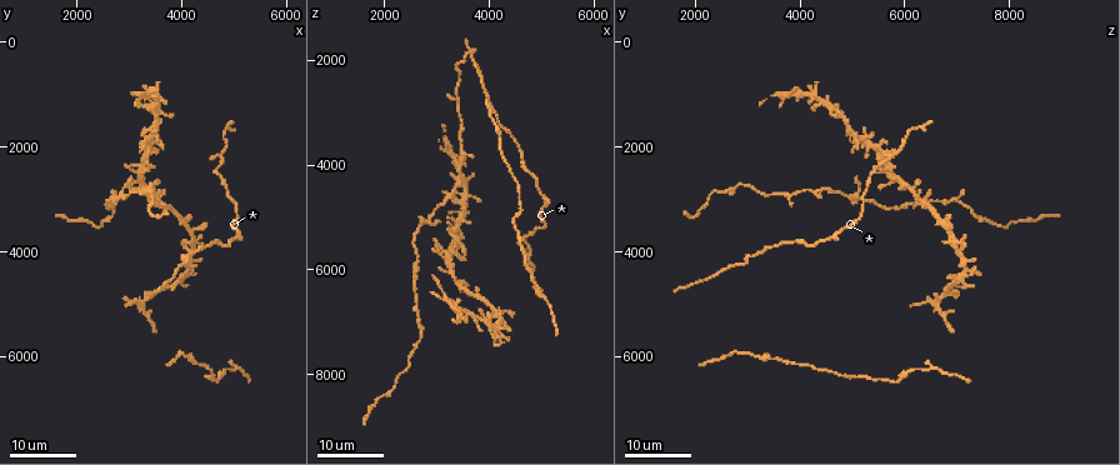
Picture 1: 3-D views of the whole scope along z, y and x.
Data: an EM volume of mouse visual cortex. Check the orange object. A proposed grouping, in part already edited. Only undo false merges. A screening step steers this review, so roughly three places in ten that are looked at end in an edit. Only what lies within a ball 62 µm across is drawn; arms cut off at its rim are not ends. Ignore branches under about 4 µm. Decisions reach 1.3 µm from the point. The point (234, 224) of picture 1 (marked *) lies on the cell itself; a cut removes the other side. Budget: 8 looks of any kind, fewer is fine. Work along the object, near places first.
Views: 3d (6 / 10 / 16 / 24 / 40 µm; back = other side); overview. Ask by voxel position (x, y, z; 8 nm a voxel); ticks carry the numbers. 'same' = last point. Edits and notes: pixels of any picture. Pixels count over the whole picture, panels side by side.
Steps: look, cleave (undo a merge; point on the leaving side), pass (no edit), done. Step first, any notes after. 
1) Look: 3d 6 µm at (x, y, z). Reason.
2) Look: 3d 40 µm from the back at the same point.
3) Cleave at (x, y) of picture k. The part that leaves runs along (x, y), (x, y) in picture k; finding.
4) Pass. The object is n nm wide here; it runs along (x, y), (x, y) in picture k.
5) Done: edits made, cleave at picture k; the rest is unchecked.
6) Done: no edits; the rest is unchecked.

Look: 3d 16 µm at (3200, 5000, 6600). Two arms at a narrow angle.

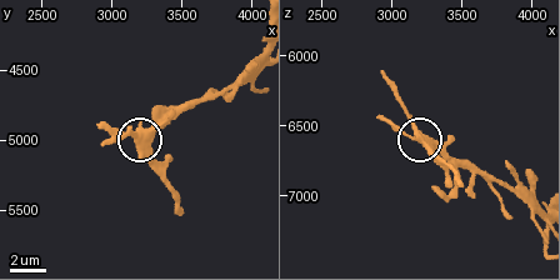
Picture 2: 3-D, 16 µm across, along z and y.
Look: 3d 10 µm at (3160, 5020, 6560). Closer look.

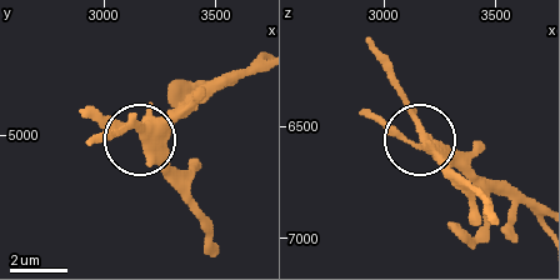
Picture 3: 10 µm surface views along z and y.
Pass. It runs along (256, 61), (184, 96), (144, 138), (131, 125), (100, 133) in picture 3; continuous, no second cell.

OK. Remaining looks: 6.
Look: 3d 16 µm at (4750, 2200, 5800). A fork.

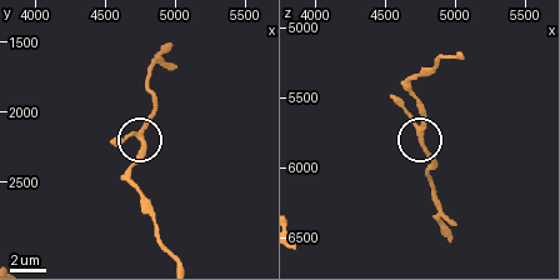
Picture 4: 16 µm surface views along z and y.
Look: 3d 6 µm at (4740, 2160, 5740).

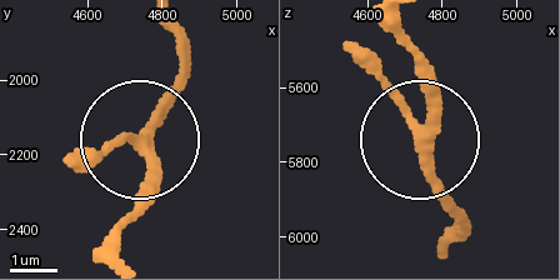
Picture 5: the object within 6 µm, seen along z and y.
Pass. 3 arms meet here; all the same cell.

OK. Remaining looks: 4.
Look: 3d 24 µm at (2850, 2950, 5050). Four-way junction.

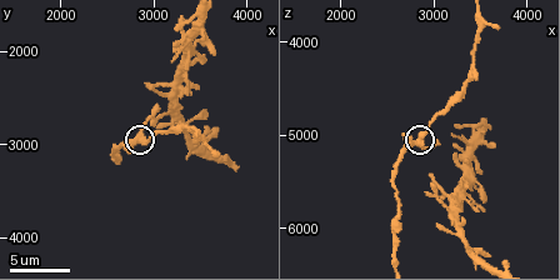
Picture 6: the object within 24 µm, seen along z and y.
Look: 3d 10 µm at (2800, 2950, 5050). Closer look.

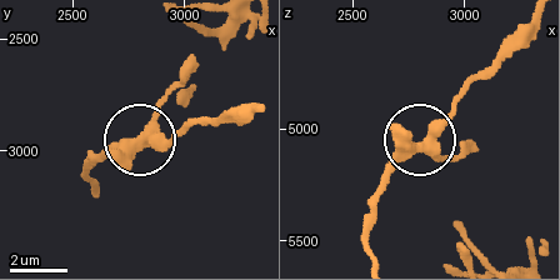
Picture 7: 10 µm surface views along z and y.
Pass. The object is 450 nm wide here; all the same cell.

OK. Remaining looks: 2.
Look: 3d 10 µm at (3200, 2600, 5850). Three arms meet.

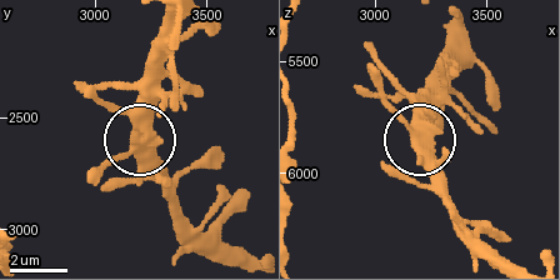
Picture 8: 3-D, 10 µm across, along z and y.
Look: 3d 10 µm from the back at (3180, 2620, 5840). Other side.

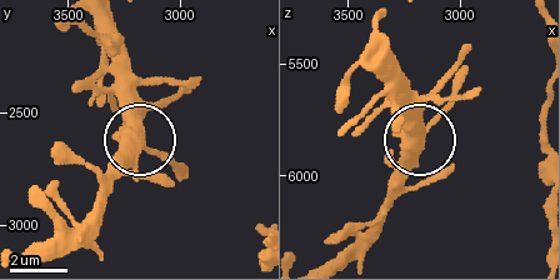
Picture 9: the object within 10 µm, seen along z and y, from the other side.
Pass. One cell here.

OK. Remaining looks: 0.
Done: no edits; the rest is unchecked.

